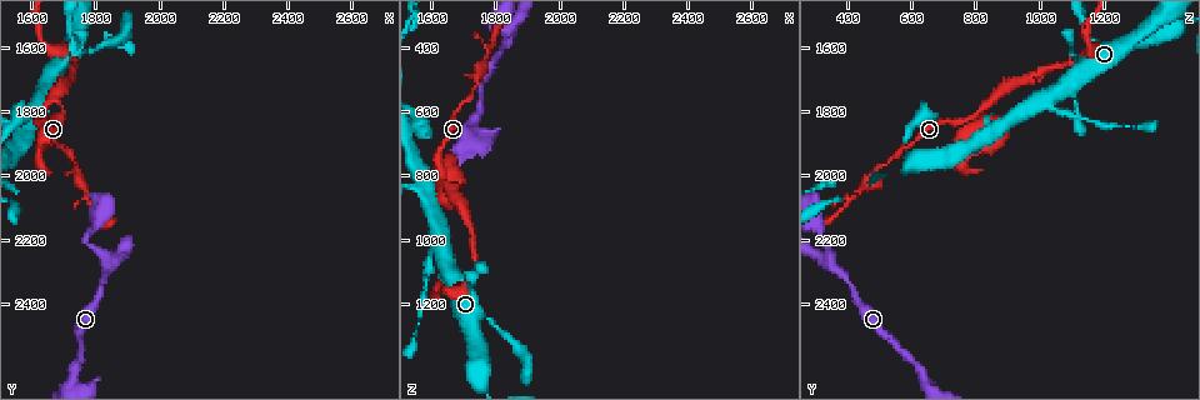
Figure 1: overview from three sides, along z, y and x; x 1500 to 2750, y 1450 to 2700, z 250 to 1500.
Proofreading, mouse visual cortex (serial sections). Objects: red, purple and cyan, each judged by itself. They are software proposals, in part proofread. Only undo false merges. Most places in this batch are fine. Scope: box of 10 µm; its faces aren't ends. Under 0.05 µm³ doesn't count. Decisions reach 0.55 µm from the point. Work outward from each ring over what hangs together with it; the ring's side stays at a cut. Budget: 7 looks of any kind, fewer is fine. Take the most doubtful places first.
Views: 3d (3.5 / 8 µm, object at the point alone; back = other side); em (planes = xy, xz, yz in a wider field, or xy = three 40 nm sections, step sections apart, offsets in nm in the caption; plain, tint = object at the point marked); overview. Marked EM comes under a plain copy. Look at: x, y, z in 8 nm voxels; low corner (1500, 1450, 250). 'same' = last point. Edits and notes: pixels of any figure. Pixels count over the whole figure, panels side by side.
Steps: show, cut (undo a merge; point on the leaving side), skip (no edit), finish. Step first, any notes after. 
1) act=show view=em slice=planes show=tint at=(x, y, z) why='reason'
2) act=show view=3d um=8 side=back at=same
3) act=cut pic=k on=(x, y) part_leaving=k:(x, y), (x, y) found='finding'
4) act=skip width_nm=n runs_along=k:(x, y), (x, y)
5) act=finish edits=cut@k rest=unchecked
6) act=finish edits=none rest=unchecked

act=show view=3d um=3.5 side=back at=(1800, 1590, 1280) why='a narrow waist'

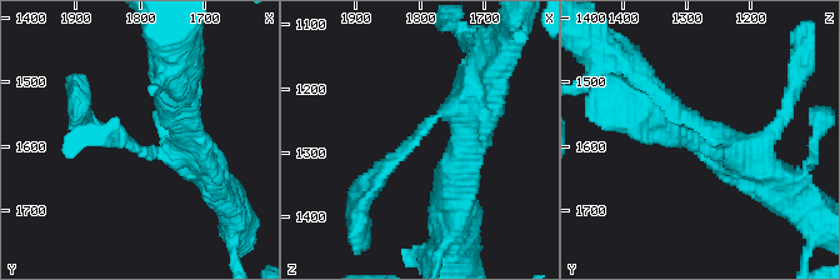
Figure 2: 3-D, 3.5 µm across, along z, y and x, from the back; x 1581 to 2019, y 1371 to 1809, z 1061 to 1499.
act=show view=em slice=xy step=3 show=tint at=(1805, 1600, 1285) arm_widths_nm=200,400 why='shape alone is not enough'

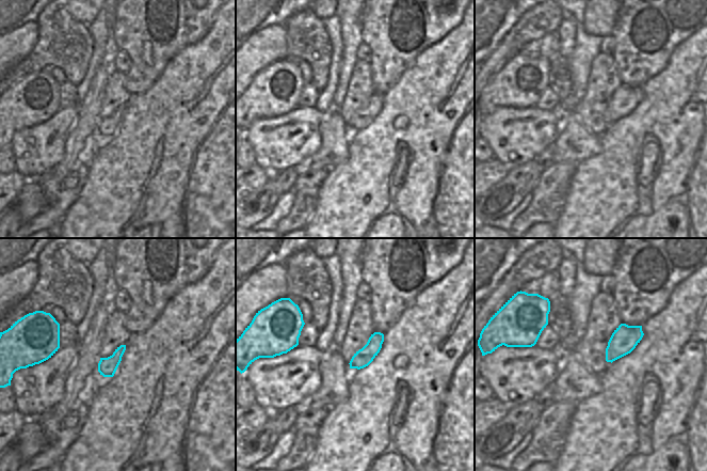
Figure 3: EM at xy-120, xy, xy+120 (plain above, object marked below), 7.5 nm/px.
act=skip runs_along=2:(479, 90), (429, 121), (360, 199) found='one cell here'

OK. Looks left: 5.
act=show view=3d um=8 side=back at=(1830, 2260, 350) why='thin neck'

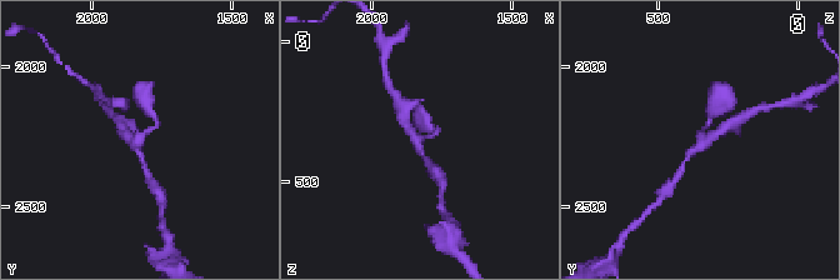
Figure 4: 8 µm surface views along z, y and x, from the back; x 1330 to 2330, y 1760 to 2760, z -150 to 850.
act=show view=3d um=3.5 at=same why='closer look'

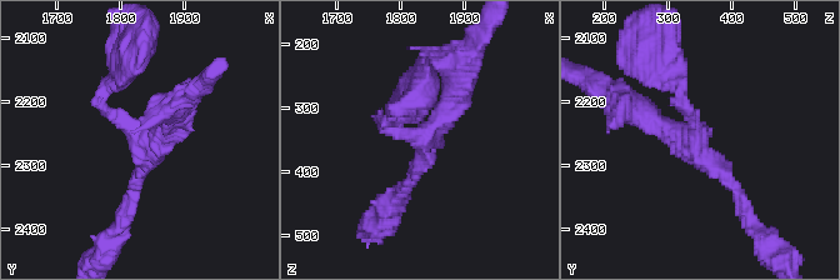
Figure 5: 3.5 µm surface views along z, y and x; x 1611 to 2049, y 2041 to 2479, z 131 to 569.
act=show view=em slice=xy step=1 show=tint at=(1835, 2270, 350) why='now the EM'

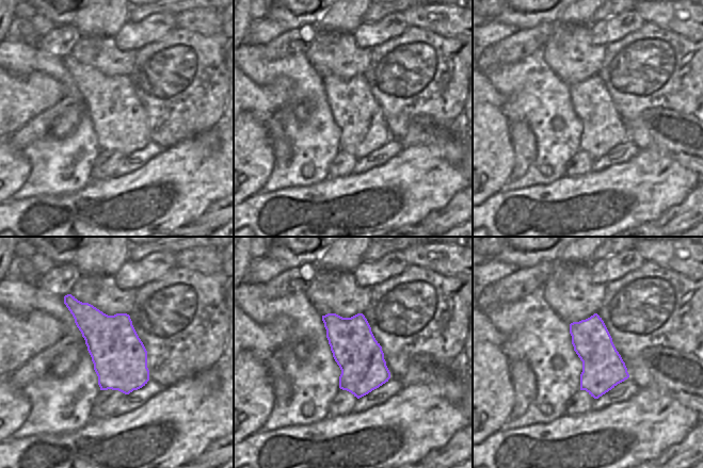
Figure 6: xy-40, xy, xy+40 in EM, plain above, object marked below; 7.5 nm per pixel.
act=skip runs_along=5:(746, 206), (698, 149), (675, 84) found='continuous, no second cell'

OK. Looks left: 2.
act=show view=3d um=3.5 at=(1640, 1760, 1030) why='narrows sharply'

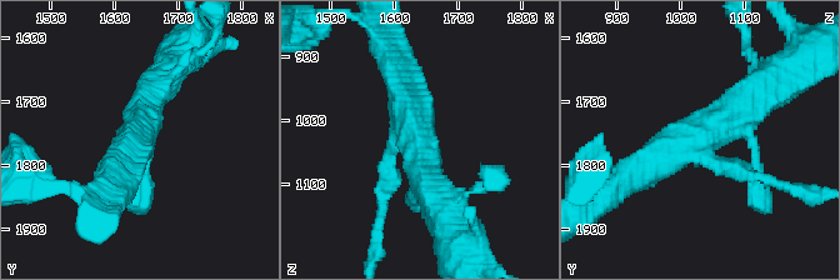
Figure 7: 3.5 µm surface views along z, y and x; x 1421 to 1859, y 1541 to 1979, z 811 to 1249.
act=show view=em slice=xy step=2 show=tint at=(1635, 1750, 1035) arms=4 arm_widths_nm=150,200,400,400 why='need the tissue'

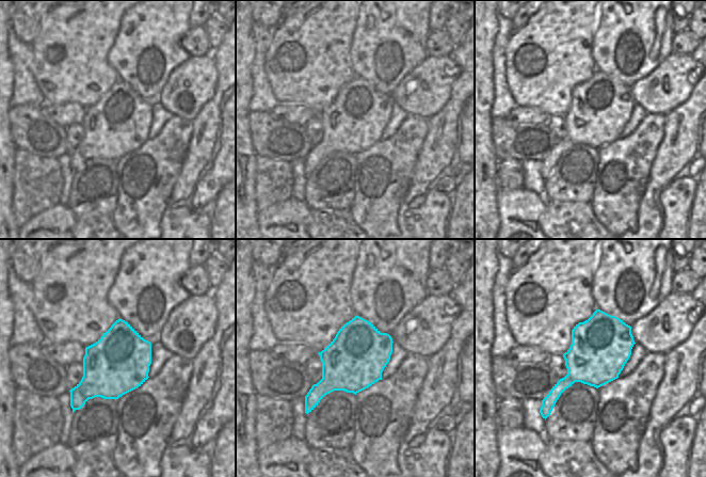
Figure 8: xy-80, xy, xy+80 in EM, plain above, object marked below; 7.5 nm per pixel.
act=skip runs_along=7:(761, 85), (638, 178) found='all the same cell'

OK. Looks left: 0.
act=finish edits=none rest=unchecked

